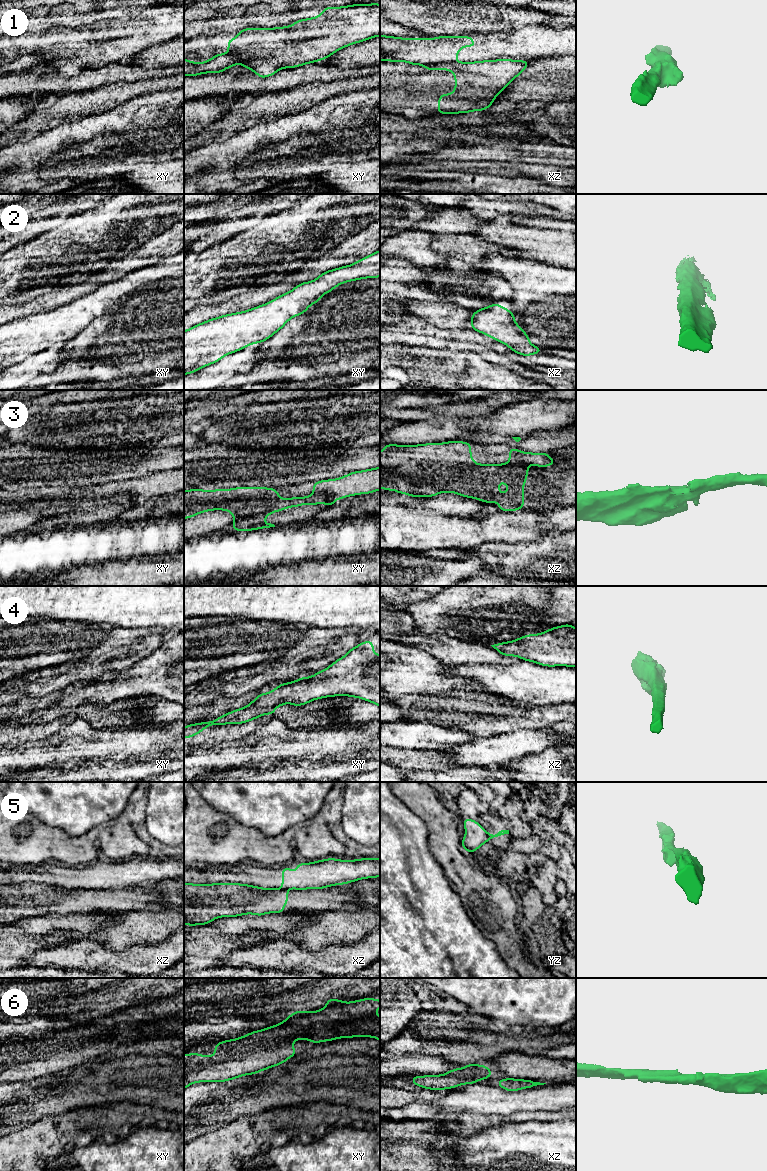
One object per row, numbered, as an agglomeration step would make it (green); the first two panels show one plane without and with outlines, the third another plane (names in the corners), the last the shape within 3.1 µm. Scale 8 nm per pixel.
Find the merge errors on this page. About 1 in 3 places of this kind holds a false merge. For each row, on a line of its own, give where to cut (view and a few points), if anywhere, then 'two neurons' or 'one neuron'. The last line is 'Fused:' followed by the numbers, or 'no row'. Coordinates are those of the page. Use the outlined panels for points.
1: cut in xz along (447, 60), (424, 65); two neurons
2: no cut; one neuron
3: cut in xy along (314, 494), (329, 494), (335, 498); two neurons
4: no cut; one neuron
5: cut in yz along (487, 834), (488, 840); two neurons
6: no cut; one neuron
Fused: 1, 3, 5

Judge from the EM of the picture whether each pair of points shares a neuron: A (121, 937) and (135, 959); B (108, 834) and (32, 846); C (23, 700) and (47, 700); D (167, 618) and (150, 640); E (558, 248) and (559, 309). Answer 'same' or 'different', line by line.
A: different
B: same
C: same
D: different
E: different

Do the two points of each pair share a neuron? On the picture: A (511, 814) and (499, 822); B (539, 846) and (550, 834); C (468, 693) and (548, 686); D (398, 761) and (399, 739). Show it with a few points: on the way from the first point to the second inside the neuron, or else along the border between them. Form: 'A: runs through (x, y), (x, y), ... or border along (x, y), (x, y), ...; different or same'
A: border along (505, 817), (508, 821), (509, 829); different
B: border along (533, 832), (543, 840), (550, 840), (560, 845); different
C: border along (485, 692), (500, 697); different
D: border along (390, 746), (406, 750); different

